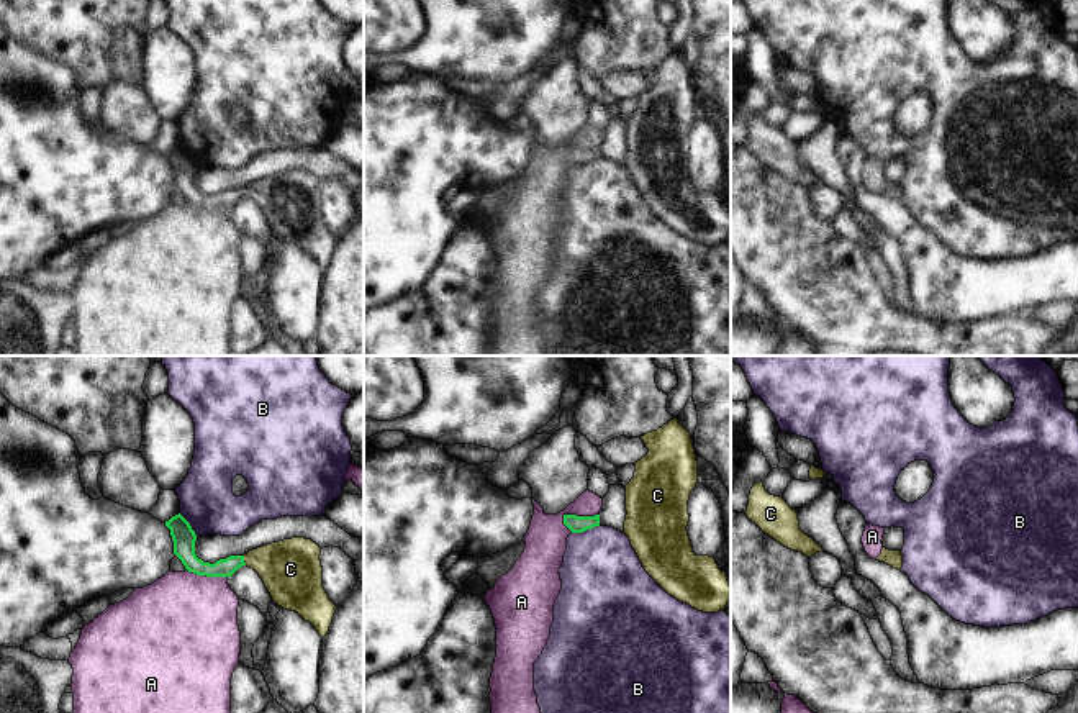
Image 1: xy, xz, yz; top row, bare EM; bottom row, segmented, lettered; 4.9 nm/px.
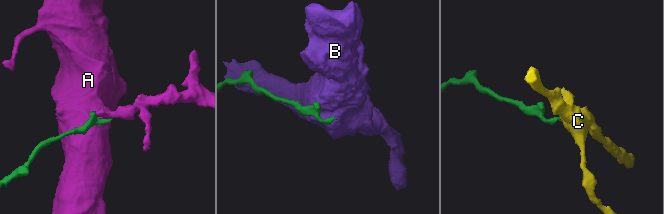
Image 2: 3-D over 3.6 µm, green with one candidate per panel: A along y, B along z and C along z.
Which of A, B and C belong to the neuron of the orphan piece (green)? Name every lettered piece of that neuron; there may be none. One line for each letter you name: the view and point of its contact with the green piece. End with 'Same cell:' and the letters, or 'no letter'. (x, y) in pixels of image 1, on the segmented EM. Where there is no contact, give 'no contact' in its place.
C: meets green in xy at (243, 561)
Same cell: C

